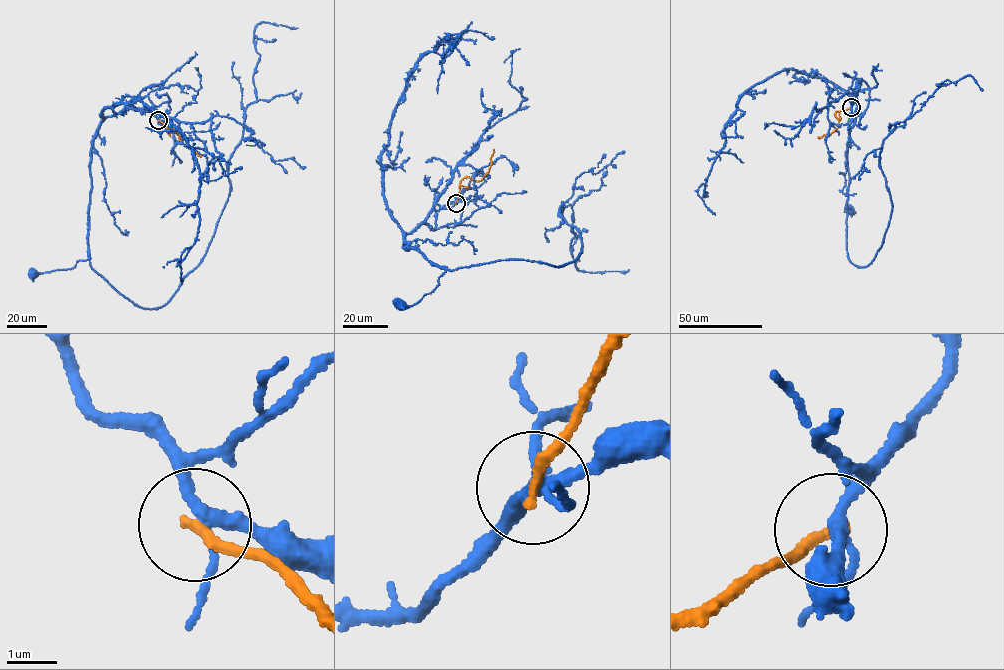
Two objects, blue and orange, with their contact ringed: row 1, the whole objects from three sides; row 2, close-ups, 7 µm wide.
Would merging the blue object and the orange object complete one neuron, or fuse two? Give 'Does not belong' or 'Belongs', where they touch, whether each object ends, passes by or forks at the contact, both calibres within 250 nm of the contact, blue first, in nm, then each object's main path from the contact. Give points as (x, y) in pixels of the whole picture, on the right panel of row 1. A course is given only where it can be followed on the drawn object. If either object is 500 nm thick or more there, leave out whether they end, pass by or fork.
Does not belong. Place: (851, 107). At the ring blue forks. At the ring orange ends. Thickness 220 nm (blue) against 220 nm. Course of blue: (851, 106), (855, 100), (847, 94), (855, 91), (858, 107), (847, 162), (847, 208), (855, 213), (850, 210). Course of orange: (851, 107), (836, 112), (838, 124), (833, 132), (818, 136)

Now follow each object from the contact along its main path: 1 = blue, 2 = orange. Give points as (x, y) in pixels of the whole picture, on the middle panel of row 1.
1: (455, 202), (449, 208), (435, 202), (407, 233), (407, 250), (445, 270), (420, 301), (400, 305)
2: (456, 202), (463, 178), (469, 177), (477, 181), (489, 171), (493, 149)

